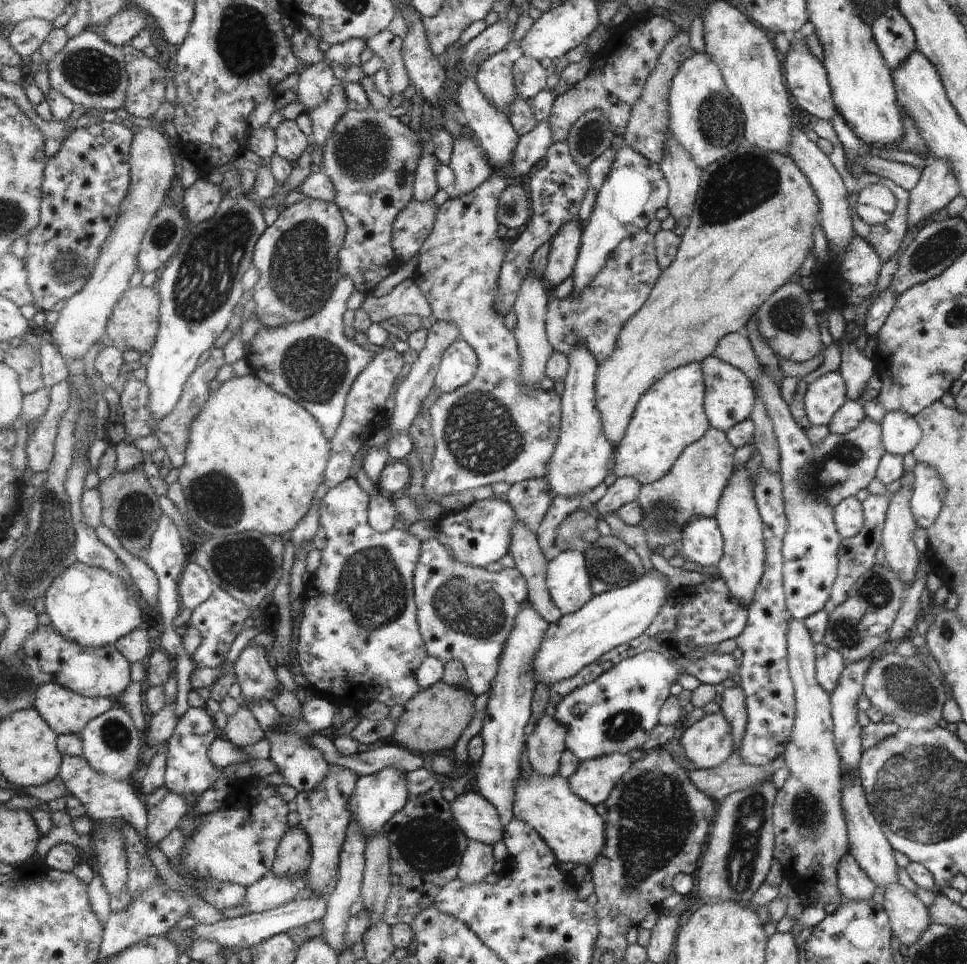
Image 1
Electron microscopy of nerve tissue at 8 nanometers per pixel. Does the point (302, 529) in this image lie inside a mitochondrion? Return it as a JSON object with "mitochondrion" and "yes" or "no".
{"mitochondrion":"no"}

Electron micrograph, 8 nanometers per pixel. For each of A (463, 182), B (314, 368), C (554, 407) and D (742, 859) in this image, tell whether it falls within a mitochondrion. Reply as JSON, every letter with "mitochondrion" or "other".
{"A":"other","B":"mitochondrion","C":"other","D":"mitochondrion"}

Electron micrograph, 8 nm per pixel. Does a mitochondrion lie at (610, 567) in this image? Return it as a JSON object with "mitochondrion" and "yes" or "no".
{"mitochondrion":"yes"}

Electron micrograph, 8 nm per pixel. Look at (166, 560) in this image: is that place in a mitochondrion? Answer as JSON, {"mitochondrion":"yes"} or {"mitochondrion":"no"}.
{"mitochondrion":"no"}

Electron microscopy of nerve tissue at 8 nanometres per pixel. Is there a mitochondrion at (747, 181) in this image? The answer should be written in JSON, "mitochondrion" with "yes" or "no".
{"mitochondrion":"yes"}

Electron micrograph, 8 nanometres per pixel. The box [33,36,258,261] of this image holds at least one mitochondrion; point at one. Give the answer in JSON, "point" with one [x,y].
{"point":[89,70]}

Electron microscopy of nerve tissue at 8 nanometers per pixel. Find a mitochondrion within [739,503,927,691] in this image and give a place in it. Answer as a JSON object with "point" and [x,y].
{"point":[876,592]}

